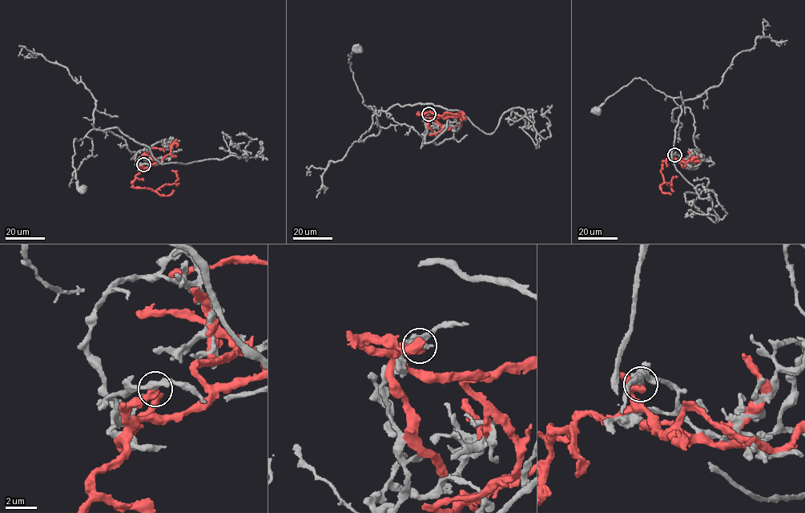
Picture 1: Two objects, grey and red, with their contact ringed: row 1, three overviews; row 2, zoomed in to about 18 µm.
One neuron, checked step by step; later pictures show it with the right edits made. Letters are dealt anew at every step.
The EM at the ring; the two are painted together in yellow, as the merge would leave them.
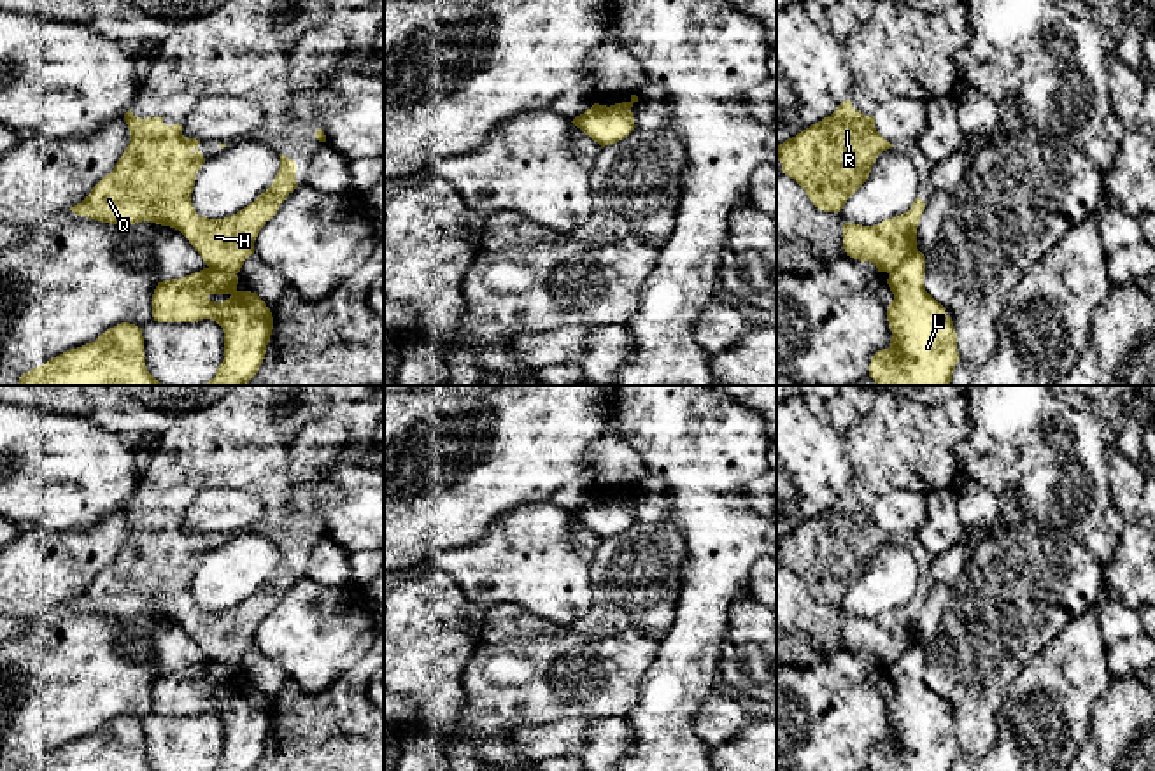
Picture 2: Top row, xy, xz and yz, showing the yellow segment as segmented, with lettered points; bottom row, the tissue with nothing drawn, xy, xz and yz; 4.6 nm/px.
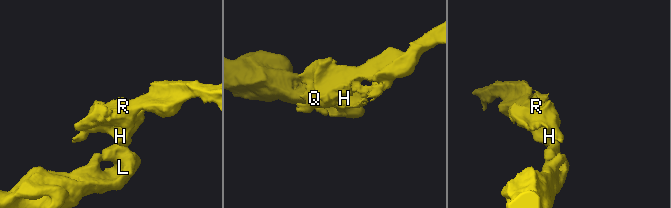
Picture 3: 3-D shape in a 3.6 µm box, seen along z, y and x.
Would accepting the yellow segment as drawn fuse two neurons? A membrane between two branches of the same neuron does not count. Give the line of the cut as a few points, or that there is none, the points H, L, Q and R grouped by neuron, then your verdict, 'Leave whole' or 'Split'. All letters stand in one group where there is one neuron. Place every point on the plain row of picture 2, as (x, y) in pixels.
Split along yz (915, 640), (889, 666). Groups: H Q R / L. Split

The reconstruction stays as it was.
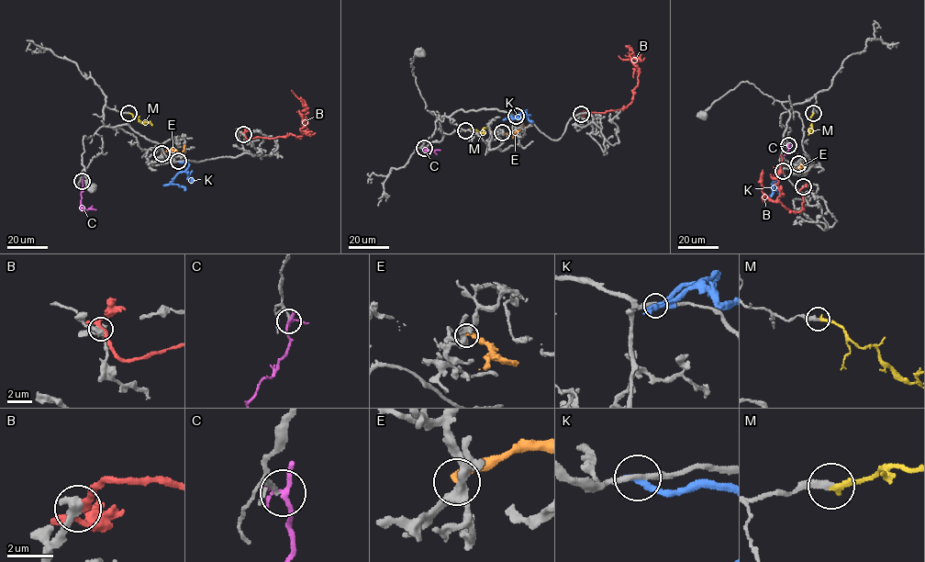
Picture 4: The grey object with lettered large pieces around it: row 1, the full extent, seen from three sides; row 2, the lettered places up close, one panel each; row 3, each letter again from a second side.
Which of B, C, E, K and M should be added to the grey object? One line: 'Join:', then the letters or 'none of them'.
Join: M

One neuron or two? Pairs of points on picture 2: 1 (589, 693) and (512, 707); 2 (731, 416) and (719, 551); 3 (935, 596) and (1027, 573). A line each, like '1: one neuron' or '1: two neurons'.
1: one neuron
2: one neuron
3: two neurons

